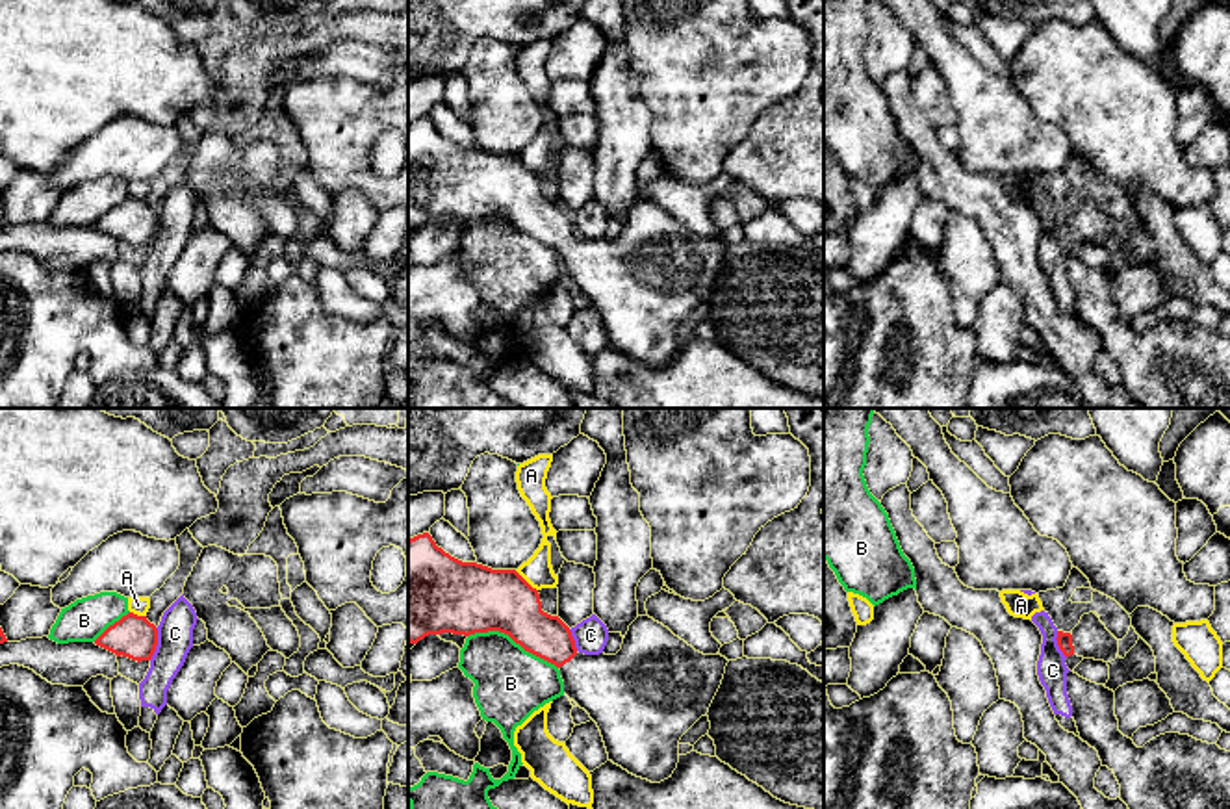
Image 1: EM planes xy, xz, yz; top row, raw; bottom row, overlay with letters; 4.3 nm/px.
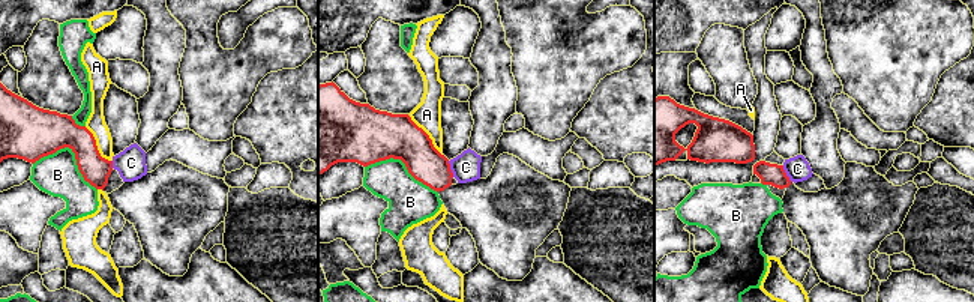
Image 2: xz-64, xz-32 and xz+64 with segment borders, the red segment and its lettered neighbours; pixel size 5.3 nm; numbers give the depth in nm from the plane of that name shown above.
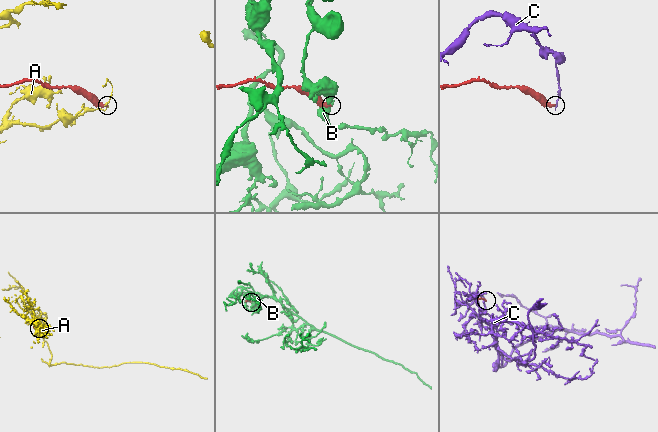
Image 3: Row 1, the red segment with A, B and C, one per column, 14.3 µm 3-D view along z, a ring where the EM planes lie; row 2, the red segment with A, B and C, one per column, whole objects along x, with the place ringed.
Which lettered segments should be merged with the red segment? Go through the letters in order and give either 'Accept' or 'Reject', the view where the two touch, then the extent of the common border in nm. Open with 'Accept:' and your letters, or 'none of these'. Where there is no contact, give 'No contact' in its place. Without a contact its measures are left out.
Accept: none of these
A: Reject. Touches red in xz. Shared border 140 nm
B: Reject. Touches red in xz. Shared border 420 nm
C: Reject. Touches red in xy. Shared border 150 nm

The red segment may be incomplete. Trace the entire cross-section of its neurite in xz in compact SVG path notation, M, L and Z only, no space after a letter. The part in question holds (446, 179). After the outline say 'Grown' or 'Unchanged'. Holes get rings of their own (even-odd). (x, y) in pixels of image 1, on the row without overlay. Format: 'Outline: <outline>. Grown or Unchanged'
Outline: M429 117L408 124L408 226L417 228L429 219L475 219L499 215L508 219L525 236L555 249L564 265L564 278L584 293L597 308L609 345L629 358L660 367L672 362L679 347L681 321L709 297L709 291L722 269L727 243L703 239L675 221L668 212L649 200L638 200L623 223L616 239L584 239L575 232L570 212L558 202L542 195L540 178L516 154L492 154L477 147L462 147L436 130Z. Grown

